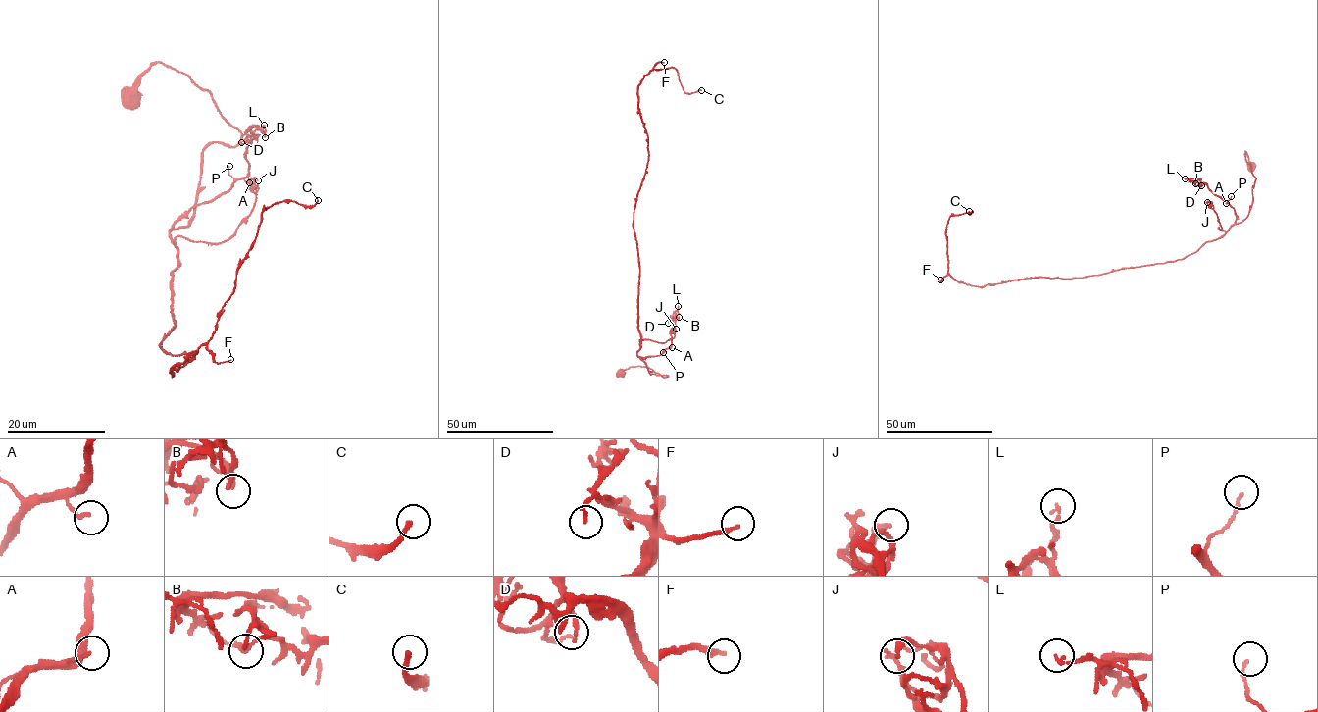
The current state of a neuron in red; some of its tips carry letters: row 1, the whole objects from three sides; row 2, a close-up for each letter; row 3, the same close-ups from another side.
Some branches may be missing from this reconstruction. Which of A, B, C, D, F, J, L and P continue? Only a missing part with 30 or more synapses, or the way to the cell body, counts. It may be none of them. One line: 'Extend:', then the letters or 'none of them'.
Extend: C, F

